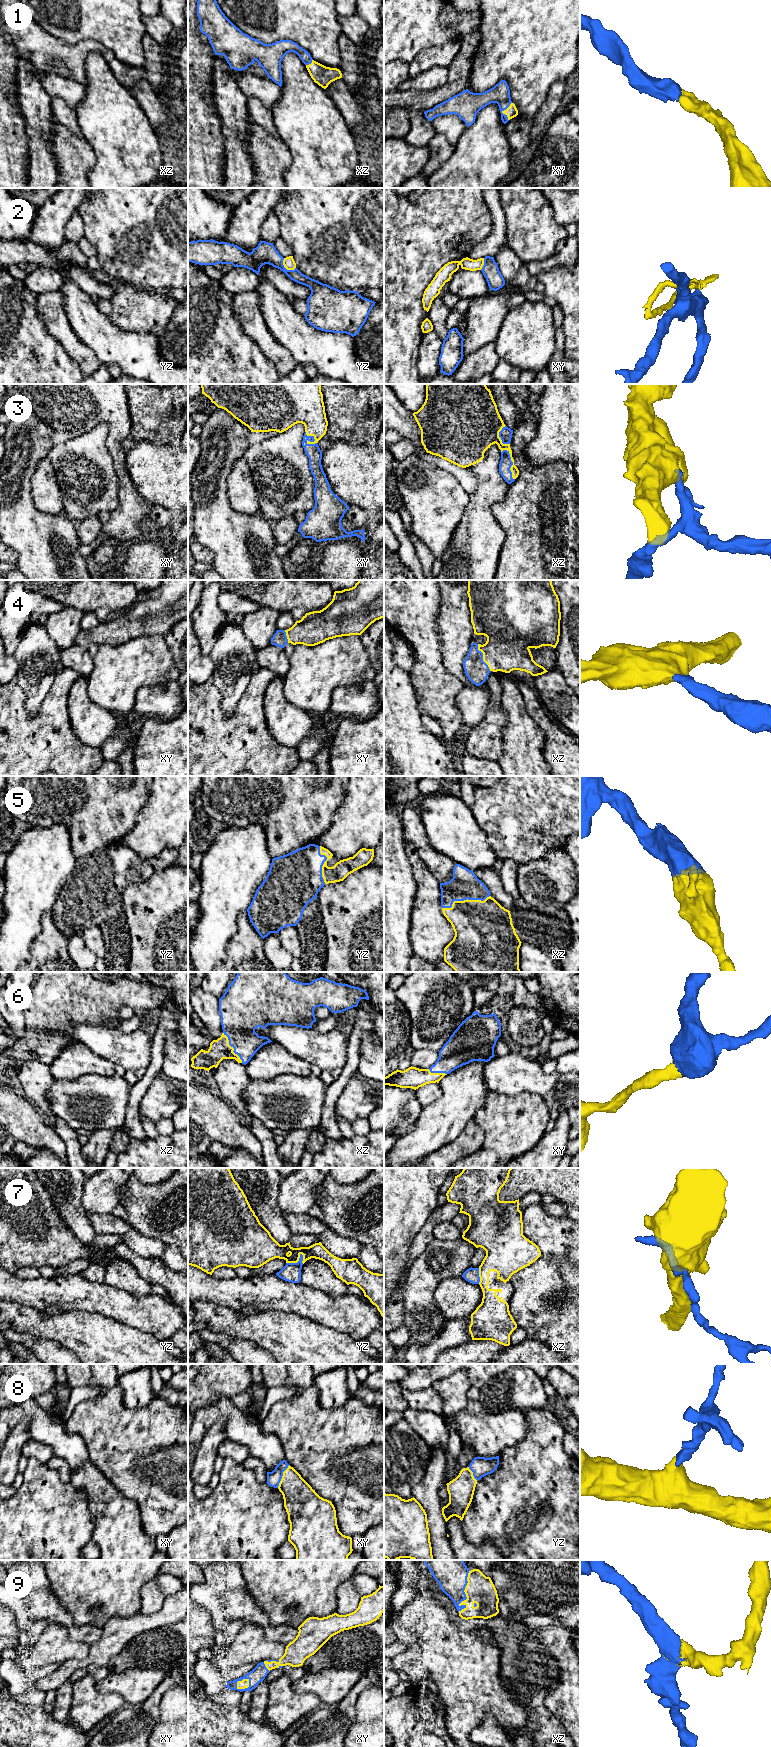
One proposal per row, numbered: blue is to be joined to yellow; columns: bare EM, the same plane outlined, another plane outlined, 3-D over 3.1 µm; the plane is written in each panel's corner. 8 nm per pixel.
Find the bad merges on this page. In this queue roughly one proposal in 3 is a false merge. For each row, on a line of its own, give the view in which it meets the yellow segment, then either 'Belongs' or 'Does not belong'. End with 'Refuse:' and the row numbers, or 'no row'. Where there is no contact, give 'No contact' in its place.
1: Touches yellow in xy. Belongs
2: Touches yellow in yz. Does not belong
3: Touches yellow in xz. Belongs
4: Touches yellow in xz. Belongs
5: Touches yellow in xz. Belongs
6: Touches yellow in xz. Belongs
7: Touches yellow in yz. Does not belong
8: Touches yellow in xy. Belongs
9: Touches yellow in xz. Belongs
Refuse: 2, 7

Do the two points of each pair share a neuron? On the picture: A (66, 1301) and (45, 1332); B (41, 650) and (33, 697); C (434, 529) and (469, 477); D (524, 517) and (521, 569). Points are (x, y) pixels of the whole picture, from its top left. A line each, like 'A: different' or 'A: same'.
A: different
B: same
C: different
D: same

